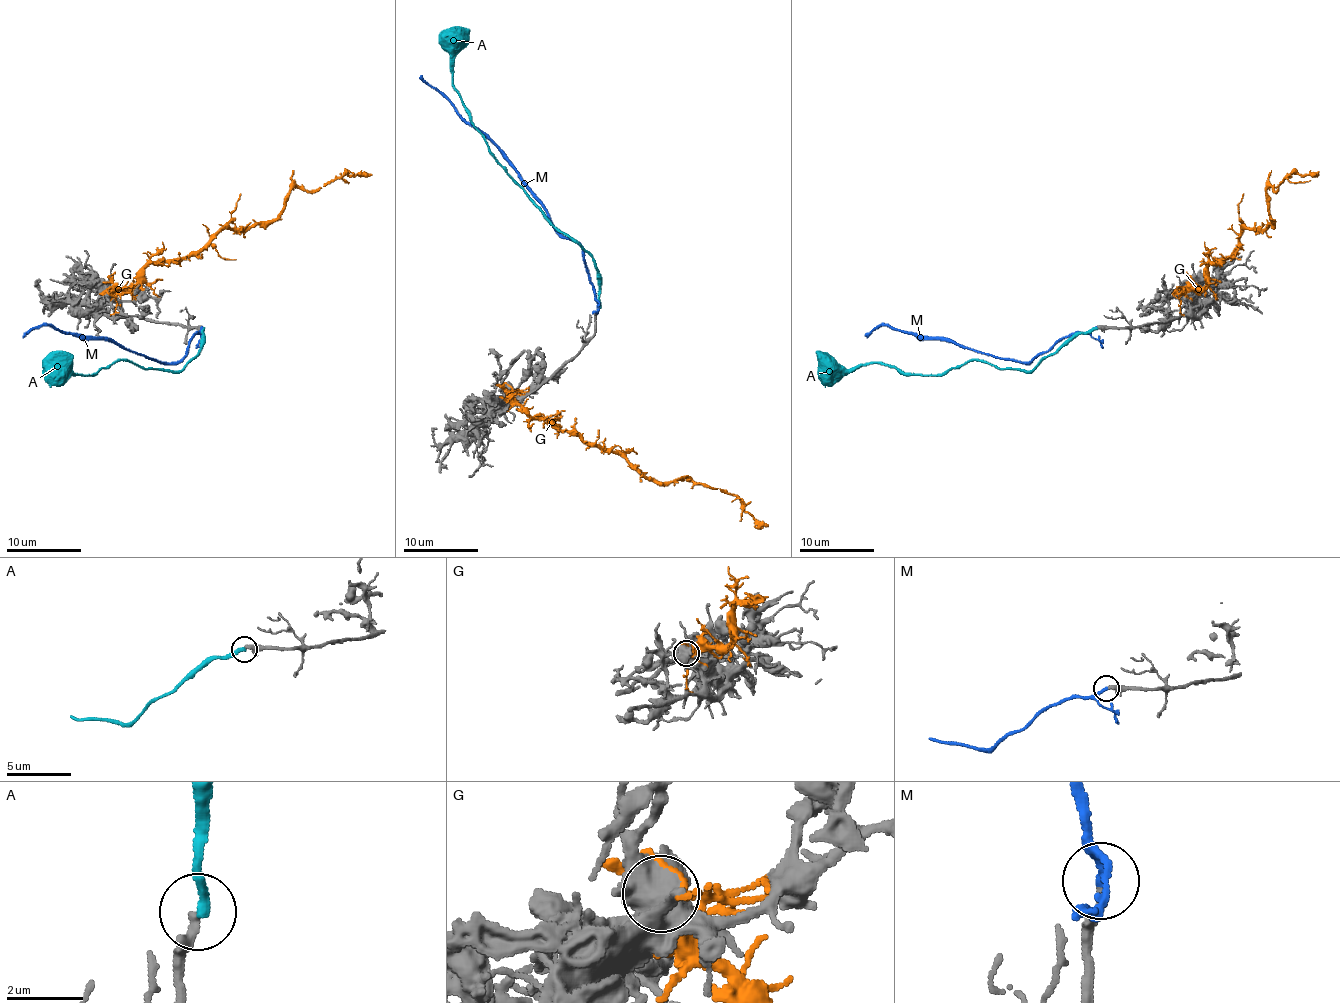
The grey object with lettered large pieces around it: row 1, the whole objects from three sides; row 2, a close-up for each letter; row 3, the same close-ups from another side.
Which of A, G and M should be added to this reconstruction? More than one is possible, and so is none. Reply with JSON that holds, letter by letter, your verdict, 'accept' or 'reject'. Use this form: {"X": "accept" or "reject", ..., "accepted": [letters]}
{"A": "reject", "G": "reject", "M": "accept", "accepted": ["M"]}

